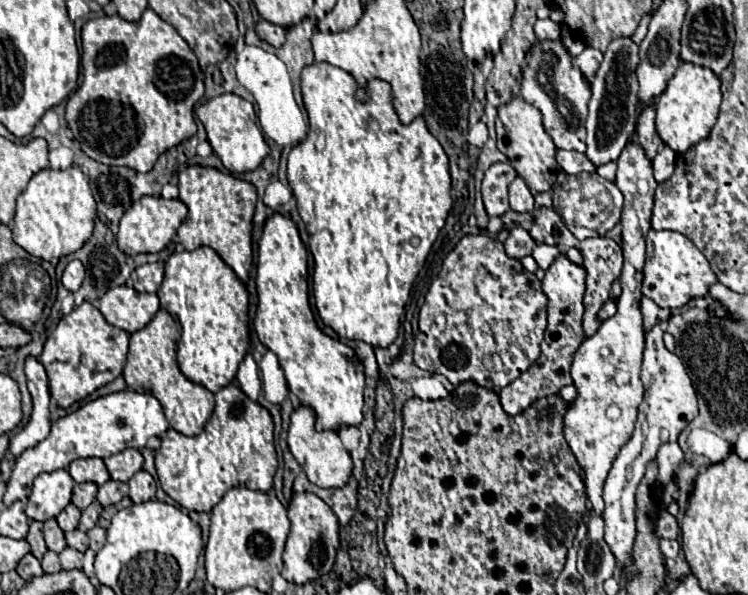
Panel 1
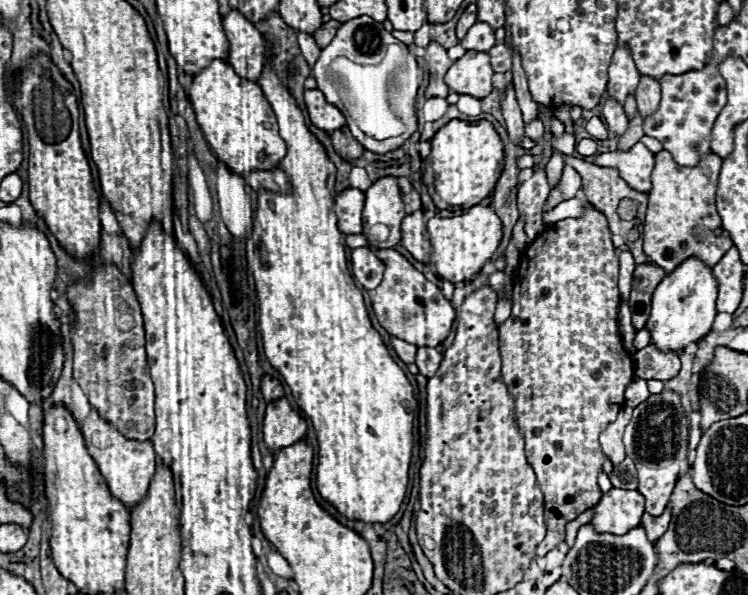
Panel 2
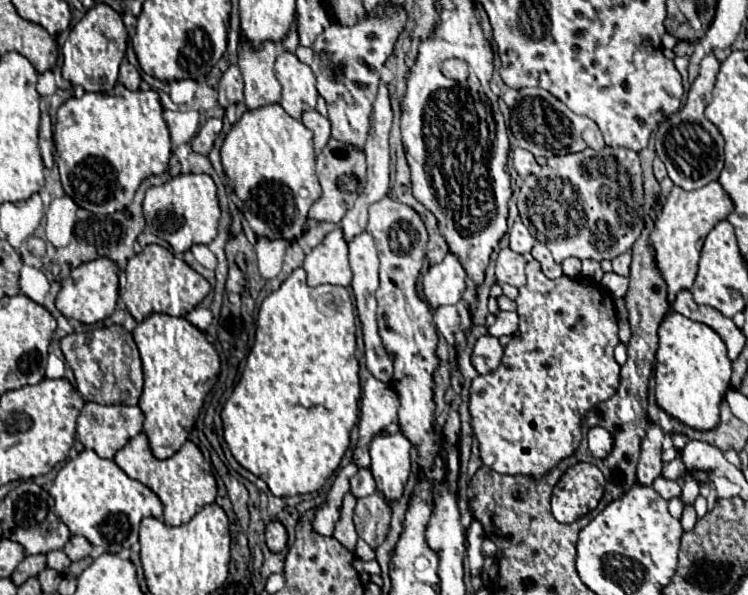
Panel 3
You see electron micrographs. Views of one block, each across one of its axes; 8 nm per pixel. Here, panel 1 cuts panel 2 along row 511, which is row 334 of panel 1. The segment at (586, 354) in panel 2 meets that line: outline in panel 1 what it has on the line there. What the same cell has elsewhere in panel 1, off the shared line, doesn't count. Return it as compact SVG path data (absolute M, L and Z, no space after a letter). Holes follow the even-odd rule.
M564 252L554 260L554 264L546 270L546 276L542 280L542 292L548 298L548 328L542 340L542 354L540 358L514 382L504 386L498 396L500 404L506 414L516 416L524 412L532 402L544 396L558 394L560 388L570 386L570 362L574 358L574 350L586 340L584 328L582 328L582 316L584 316L584 292L586 292L586 270L584 266L578 266L566 258Z

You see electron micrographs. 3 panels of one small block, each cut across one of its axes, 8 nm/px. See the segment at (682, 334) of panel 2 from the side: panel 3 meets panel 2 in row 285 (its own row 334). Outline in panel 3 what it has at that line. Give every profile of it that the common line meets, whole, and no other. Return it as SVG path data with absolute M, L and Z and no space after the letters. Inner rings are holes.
M668 312L660 324L658 330L660 346L656 352L656 402L658 406L678 422L686 424L694 430L716 430L720 424L720 402L726 396L726 390L730 388L730 374L732 374L732 362L728 360L726 346L722 338L708 328L706 324L694 322L678 312Z

